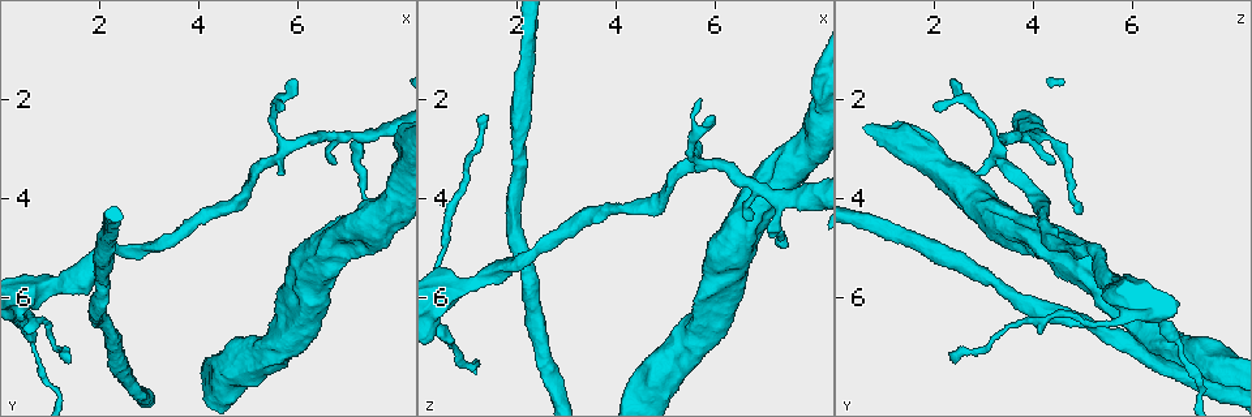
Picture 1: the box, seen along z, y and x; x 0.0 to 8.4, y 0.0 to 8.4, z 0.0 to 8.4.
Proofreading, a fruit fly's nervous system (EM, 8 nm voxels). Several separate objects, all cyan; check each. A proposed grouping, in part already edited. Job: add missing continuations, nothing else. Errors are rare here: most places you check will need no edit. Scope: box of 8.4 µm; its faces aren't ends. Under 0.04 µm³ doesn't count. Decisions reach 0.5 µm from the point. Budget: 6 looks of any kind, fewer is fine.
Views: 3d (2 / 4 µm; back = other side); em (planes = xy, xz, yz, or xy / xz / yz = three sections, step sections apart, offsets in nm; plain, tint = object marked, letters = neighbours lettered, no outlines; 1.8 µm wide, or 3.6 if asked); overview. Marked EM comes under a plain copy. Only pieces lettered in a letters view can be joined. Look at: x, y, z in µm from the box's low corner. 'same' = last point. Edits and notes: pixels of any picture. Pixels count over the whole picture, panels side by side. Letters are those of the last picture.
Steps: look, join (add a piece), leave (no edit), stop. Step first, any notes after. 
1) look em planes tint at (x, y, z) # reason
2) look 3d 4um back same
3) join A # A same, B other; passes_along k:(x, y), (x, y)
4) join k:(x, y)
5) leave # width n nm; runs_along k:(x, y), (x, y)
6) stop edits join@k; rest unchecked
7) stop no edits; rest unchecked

look em xy step 8 tint at (5.65, 3.55, 2.90) # branch stops here

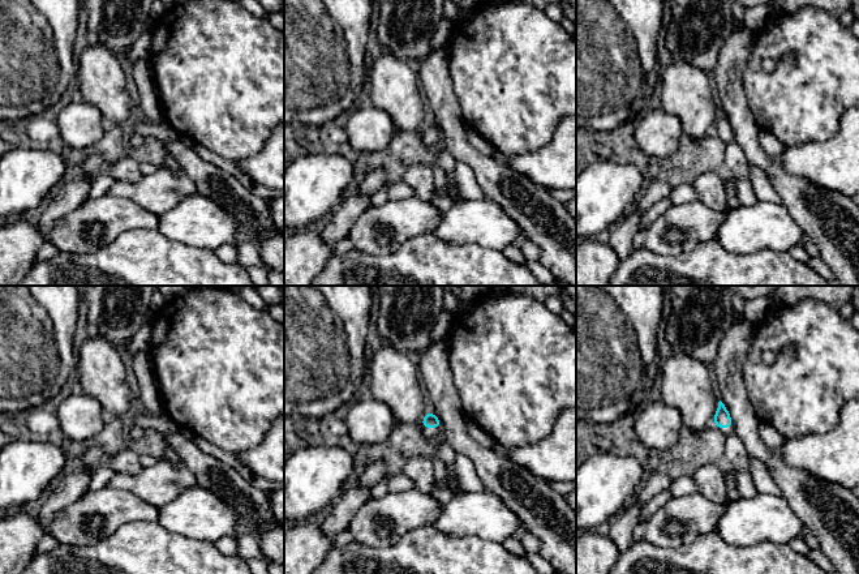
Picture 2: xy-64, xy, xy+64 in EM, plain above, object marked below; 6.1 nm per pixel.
look em planes letters same # cut it another way

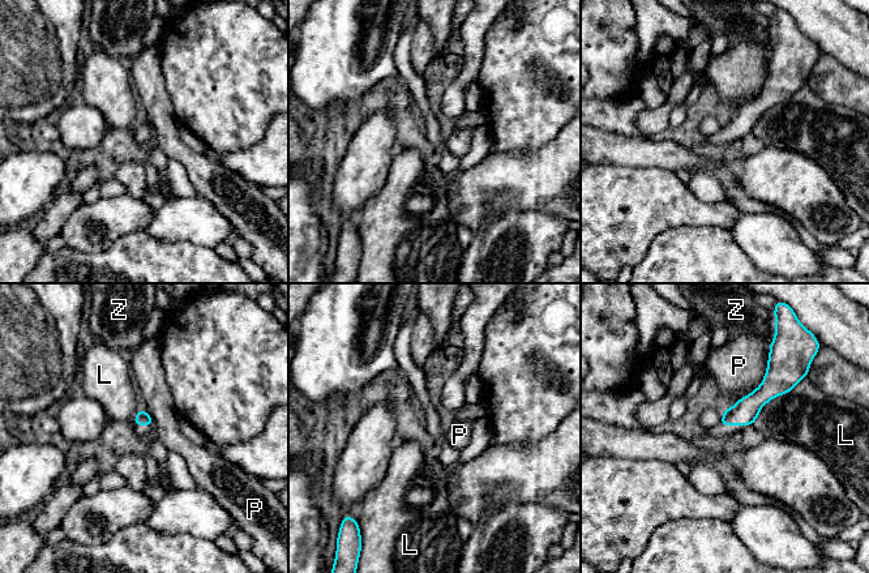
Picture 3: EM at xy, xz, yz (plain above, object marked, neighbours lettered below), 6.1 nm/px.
leave # L other, P other, Z other; border 3:(770, 350), (762, 381), (723, 411); none of them fits

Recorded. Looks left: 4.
look 3d 4um at (6.00, 1.65, 2.35) # an open end

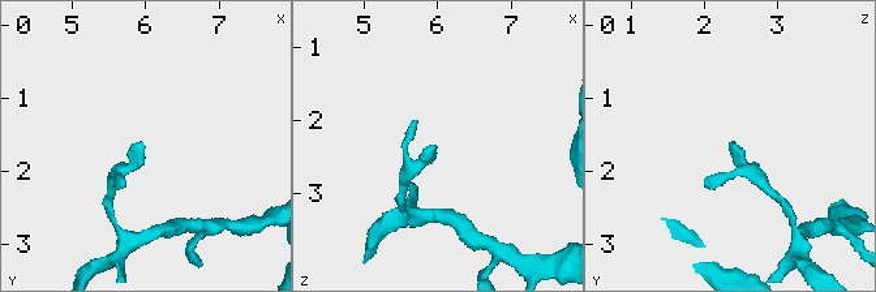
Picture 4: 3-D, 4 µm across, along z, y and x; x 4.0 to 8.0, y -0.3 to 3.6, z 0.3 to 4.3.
look em planes letters at (6.00, 1.65, 2.30) # now the EM

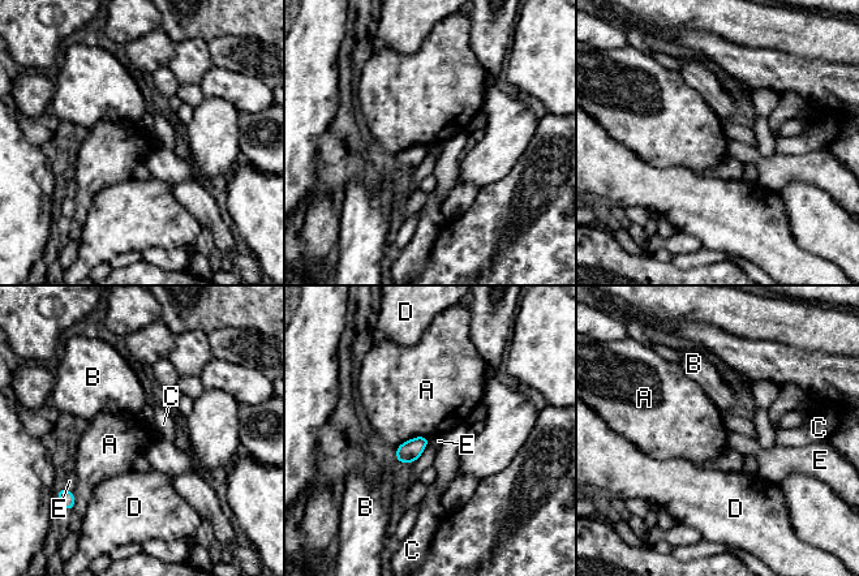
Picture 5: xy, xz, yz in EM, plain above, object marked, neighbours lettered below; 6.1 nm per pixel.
leave # longest_contact A 220 nm; A other, B other, C other, D other, E other; border 5:(428, 437), (412, 437), (395, 448); no lettered piece goes on from it

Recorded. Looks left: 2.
look em planes tint at (6.80, 3.30, 4.50) # an open end

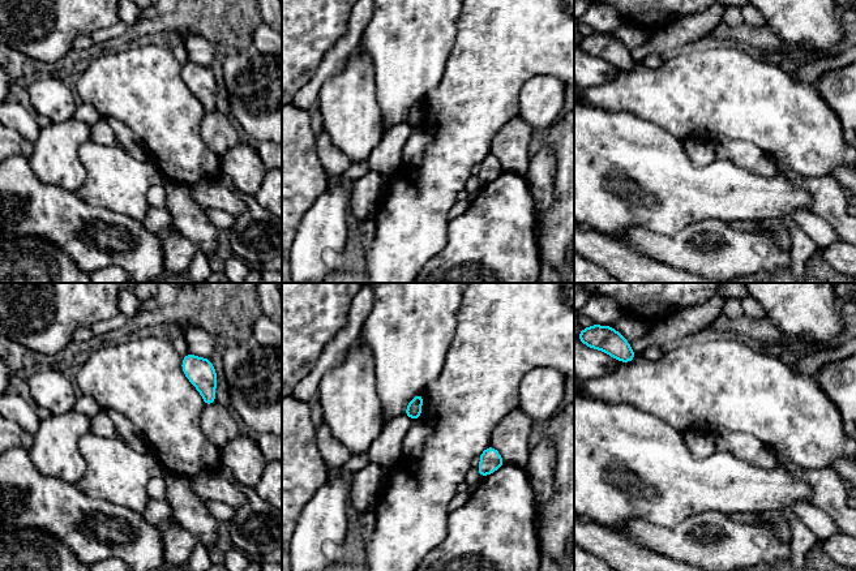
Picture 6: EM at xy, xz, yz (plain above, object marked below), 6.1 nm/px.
look em planes letters same # see the neighbours

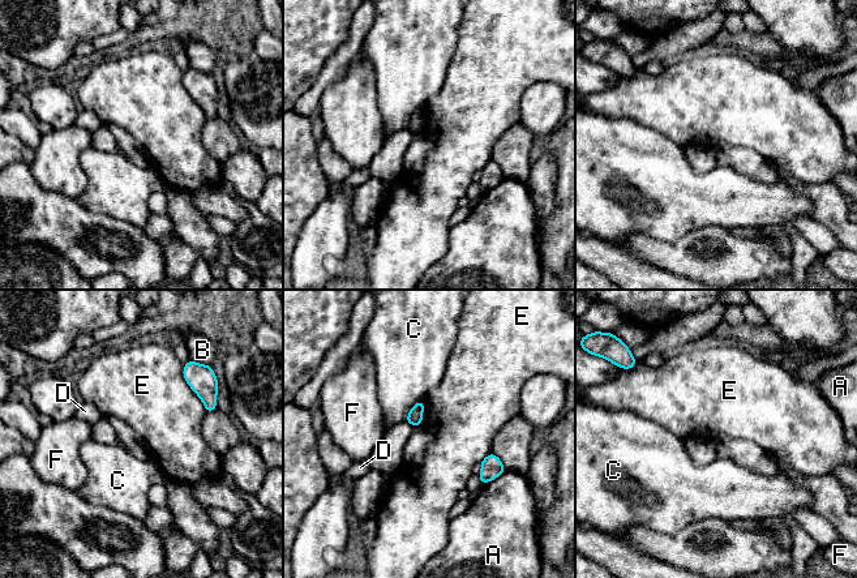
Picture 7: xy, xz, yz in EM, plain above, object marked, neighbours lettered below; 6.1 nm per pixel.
leave # A other, B other, C other, D other, E other, F other; border 7:(183, 364), (183, 379), (206, 412); no lettered piece goes on from it

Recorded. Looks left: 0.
stop no edits; rest unchecked

